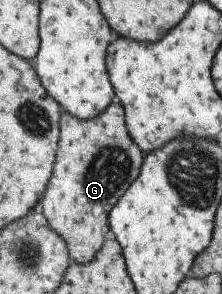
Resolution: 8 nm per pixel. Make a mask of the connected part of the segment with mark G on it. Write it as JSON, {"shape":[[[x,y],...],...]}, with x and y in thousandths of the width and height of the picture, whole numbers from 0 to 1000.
{"shape":[[[536,347],[491,350],[464,381],[387,412],[275,384],[257,531],[185,673],[185,714],[221,776],[293,823],[320,891],[392,898],[455,844],[464,803],[495,779],[482,724],[617,605],[649,548],[635,524],[563,435]]]}

